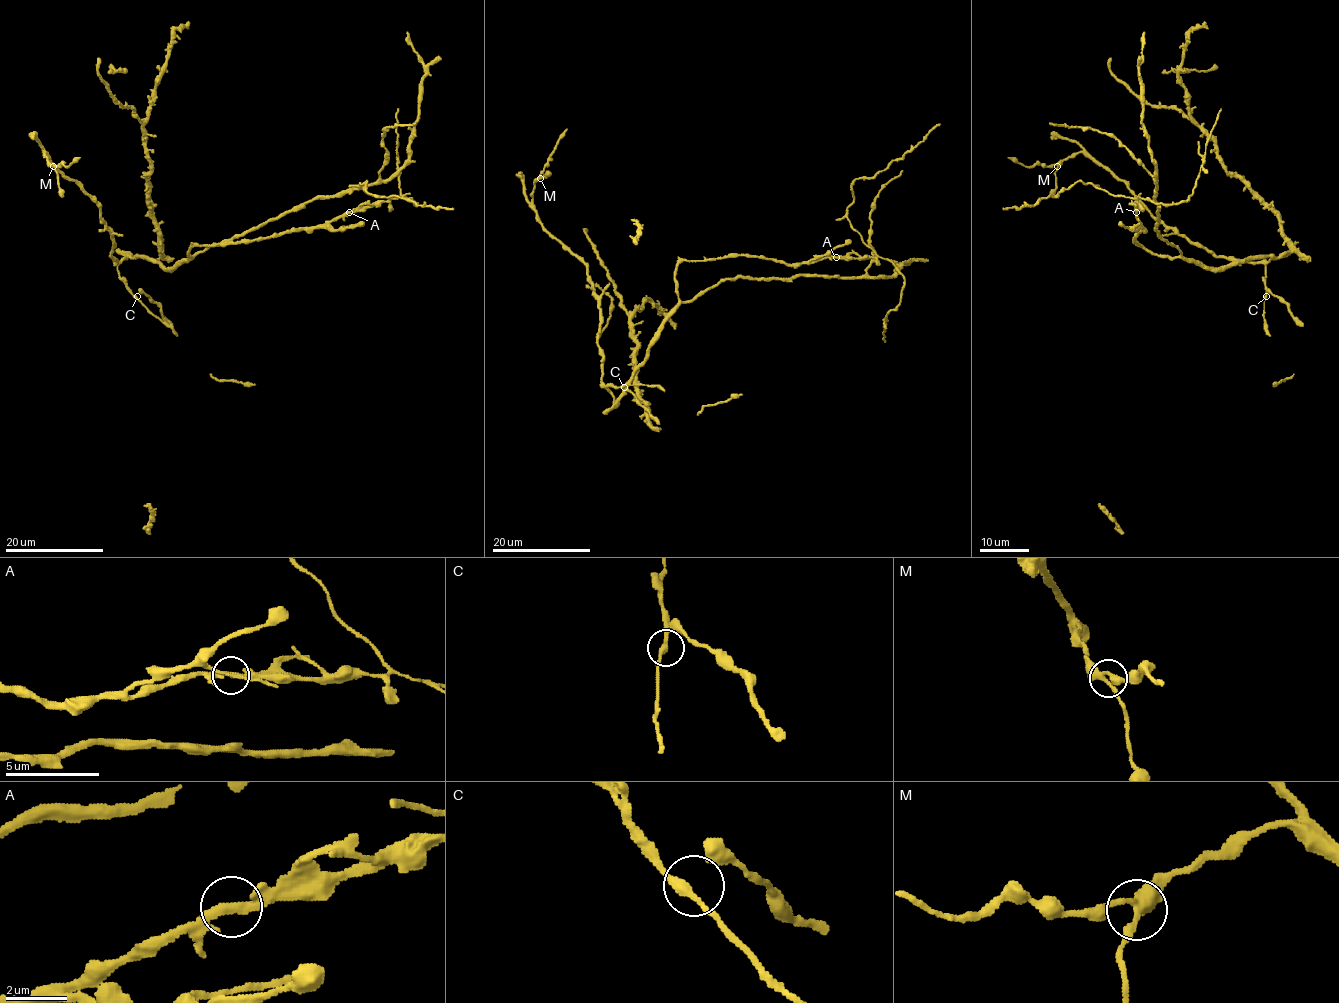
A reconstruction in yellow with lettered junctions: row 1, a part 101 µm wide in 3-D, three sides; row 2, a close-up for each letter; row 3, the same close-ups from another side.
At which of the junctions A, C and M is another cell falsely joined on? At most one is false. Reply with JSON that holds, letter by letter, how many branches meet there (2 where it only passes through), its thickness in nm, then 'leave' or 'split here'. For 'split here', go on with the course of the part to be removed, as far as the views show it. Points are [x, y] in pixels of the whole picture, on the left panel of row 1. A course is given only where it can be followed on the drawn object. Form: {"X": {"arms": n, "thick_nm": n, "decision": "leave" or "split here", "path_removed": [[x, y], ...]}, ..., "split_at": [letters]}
{"A": {"arms": 3, "thick_nm": 200, "decision": "split here", "path_removed": [[349, 212], [390, 199], [370, 195], [360, 187], [366, 180], [365, 189], [370, 194], [453, 207]]}, "C": {"arms": 3, "thick_nm": 200, "decision": "leave"}, "M": {"arms": 3, "thick_nm": 260, "decision": "leave"}, "split_at": ["A"]}

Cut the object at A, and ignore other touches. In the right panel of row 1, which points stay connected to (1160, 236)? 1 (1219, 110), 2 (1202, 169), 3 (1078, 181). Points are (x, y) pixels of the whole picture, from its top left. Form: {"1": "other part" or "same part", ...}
{"1": "other part", "2": "other part", "3": "other part"}

